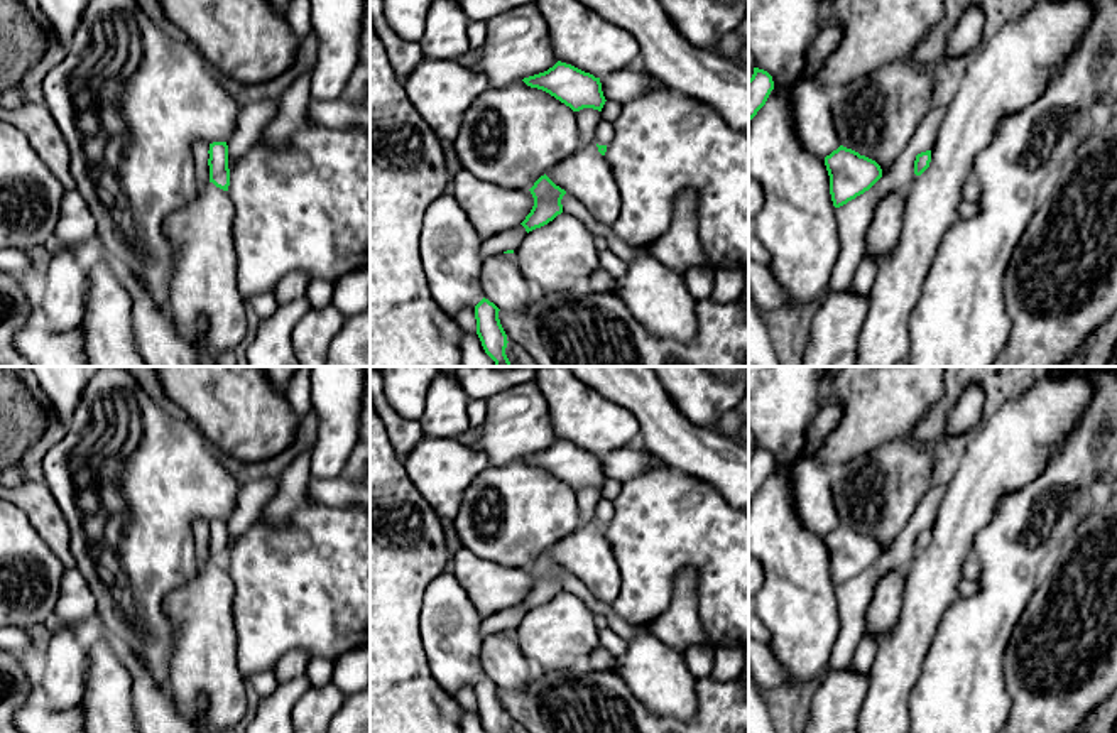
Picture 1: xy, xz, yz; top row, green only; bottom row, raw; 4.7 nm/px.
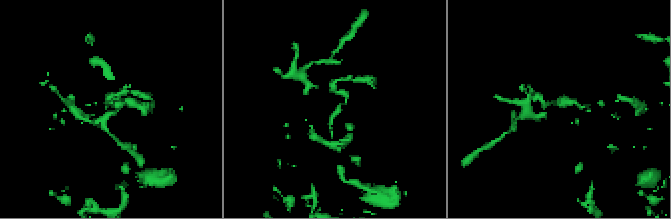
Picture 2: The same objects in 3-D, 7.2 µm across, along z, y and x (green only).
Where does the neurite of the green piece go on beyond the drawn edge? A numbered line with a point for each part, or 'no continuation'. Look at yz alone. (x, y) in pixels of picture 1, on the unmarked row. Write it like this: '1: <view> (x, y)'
no continuation

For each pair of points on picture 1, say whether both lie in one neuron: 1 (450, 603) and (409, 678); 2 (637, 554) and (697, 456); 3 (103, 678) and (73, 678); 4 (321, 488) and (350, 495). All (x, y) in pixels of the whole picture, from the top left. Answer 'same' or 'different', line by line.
1: different
2: different
3: different
4: same

